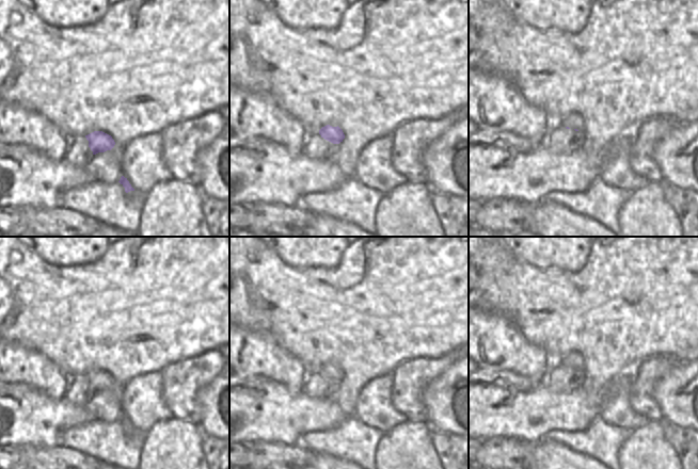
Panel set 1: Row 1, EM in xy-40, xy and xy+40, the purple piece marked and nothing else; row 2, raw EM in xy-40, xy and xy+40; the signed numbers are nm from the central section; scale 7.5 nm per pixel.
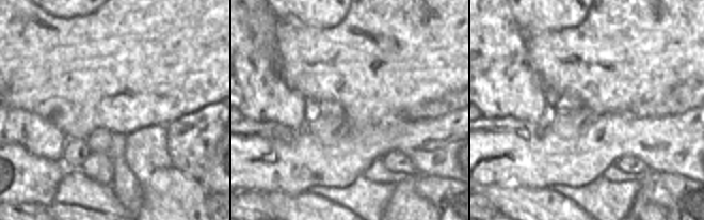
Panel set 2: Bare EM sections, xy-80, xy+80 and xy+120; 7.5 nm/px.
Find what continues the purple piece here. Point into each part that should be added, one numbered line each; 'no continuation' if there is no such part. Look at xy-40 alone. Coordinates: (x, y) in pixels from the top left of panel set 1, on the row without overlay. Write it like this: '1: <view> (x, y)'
no continuation

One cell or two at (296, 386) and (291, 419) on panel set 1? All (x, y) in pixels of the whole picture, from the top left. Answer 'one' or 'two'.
two

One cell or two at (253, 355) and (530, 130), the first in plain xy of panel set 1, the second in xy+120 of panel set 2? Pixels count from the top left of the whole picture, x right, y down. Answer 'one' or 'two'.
two

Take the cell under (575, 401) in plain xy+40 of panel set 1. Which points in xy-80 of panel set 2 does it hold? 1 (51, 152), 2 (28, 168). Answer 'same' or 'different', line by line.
1: different
2: same

